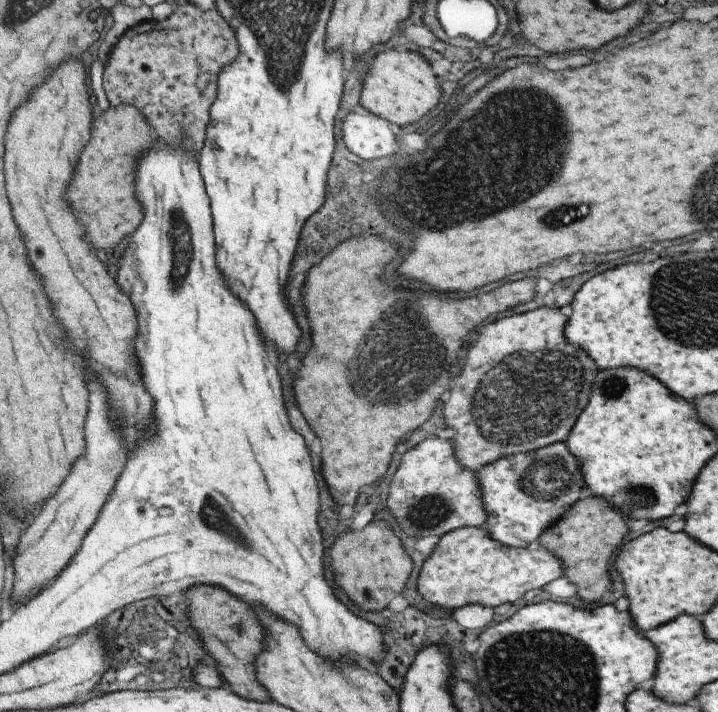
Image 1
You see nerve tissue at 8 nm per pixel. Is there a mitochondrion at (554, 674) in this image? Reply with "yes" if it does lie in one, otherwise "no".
yes

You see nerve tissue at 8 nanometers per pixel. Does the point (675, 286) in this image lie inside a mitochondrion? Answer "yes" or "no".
yes

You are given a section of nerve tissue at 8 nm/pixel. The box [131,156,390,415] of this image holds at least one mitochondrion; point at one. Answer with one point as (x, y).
(182, 245)

